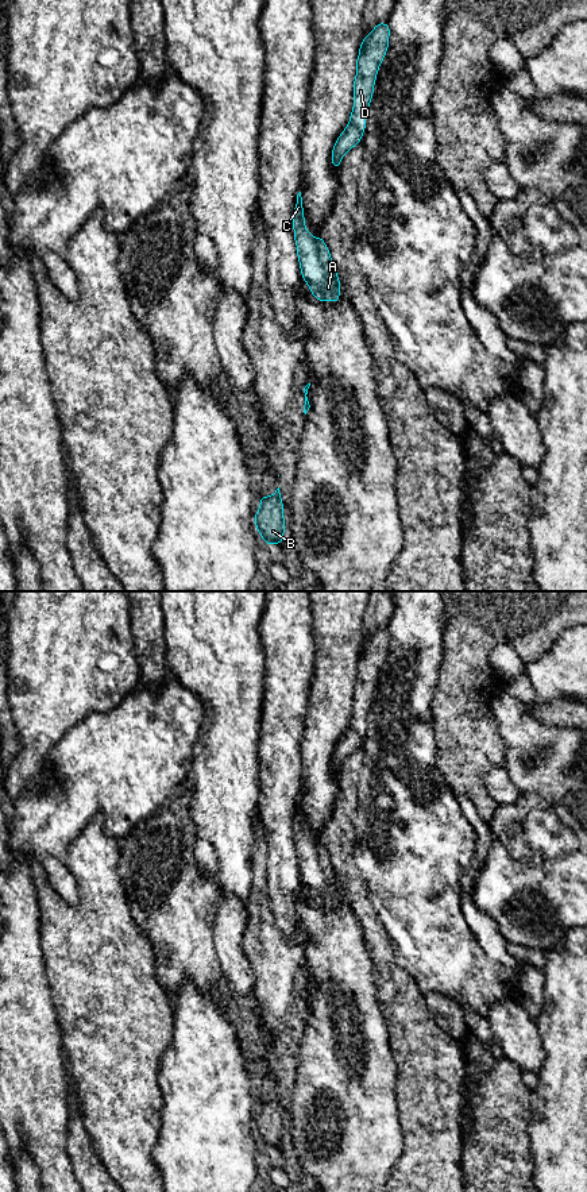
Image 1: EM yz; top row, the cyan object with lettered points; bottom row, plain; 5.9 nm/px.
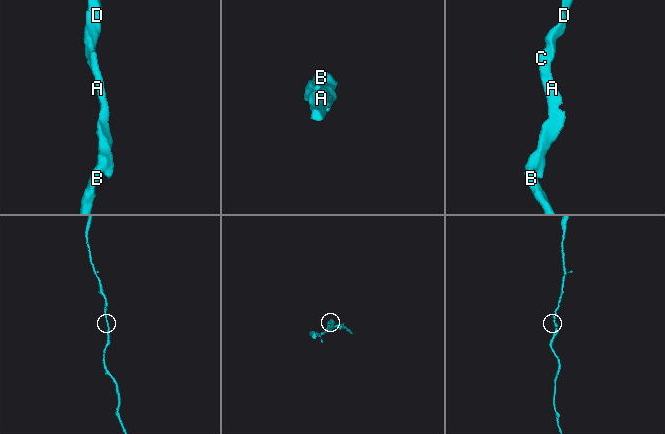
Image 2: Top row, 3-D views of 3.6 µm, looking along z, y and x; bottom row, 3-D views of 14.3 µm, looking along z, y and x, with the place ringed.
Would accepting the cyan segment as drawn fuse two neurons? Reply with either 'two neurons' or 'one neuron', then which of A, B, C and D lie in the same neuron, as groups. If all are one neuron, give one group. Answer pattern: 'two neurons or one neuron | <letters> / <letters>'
one neuron | A B C D

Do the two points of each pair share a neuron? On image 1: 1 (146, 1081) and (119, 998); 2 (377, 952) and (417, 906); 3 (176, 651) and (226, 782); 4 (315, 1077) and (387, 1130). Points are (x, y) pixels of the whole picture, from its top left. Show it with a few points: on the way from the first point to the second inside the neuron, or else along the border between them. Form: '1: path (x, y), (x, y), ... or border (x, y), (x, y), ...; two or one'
1: path (126, 1061), (119, 1054), (119, 1018); one
2: border (375, 910), (390, 941), (393, 960), (401, 968); two
3: path (208, 683), (226, 701), (226, 749); one
4: path (332, 1087), (370, 1125); one

